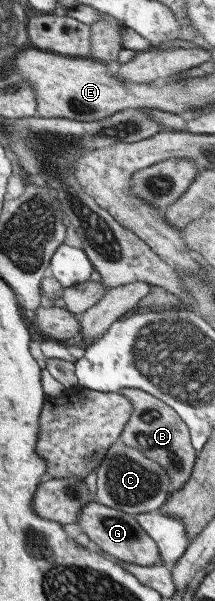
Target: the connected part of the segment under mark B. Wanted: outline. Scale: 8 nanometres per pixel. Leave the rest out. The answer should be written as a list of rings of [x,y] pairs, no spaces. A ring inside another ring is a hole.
[[[125,388],[120,392],[133,403],[133,412],[121,432],[120,443],[140,451],[142,455],[162,465],[169,475],[171,490],[178,490],[188,480],[197,458],[185,422],[165,401],[158,400],[150,393],[135,388]]]

